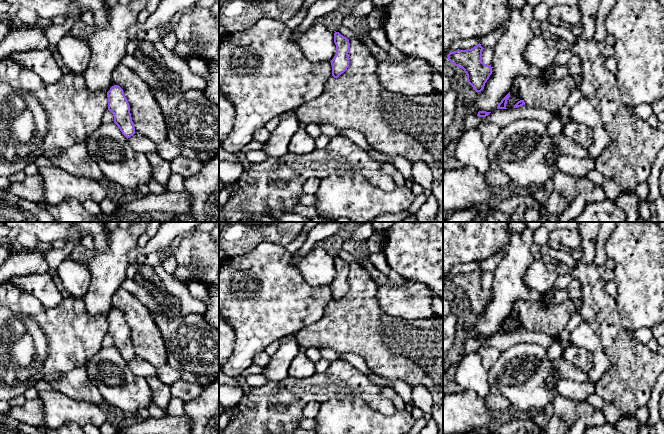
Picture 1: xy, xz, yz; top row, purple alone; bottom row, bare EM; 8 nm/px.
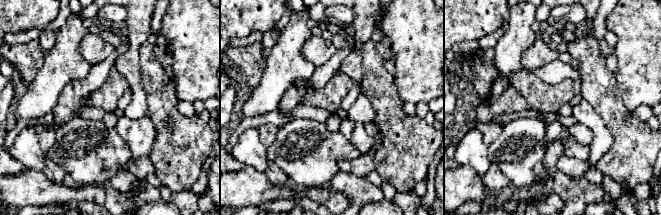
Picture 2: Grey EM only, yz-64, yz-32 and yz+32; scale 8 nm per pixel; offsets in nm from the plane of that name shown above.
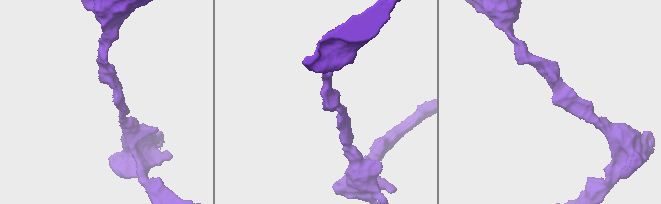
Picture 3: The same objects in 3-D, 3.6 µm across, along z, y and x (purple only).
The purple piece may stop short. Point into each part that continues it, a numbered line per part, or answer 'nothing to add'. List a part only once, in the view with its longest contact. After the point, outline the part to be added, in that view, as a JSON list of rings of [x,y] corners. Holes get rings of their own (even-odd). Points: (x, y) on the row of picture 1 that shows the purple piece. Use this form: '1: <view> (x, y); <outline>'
nothing to add

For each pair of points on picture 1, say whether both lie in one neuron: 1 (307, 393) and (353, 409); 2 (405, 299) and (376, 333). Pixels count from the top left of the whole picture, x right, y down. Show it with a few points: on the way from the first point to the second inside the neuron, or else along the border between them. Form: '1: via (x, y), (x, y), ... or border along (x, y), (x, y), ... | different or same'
1: border along (331, 398), (321, 403) | different
2: border along (376, 297), (383, 312), (414, 320) | different

